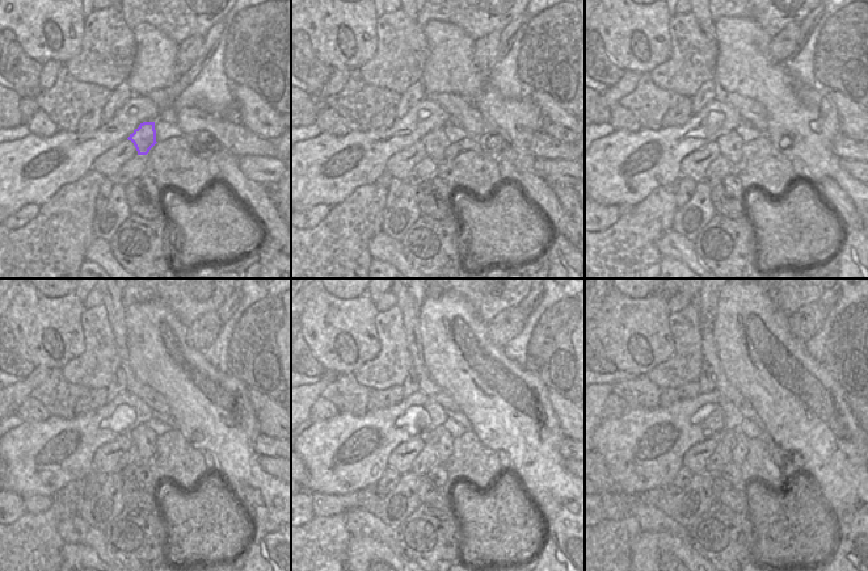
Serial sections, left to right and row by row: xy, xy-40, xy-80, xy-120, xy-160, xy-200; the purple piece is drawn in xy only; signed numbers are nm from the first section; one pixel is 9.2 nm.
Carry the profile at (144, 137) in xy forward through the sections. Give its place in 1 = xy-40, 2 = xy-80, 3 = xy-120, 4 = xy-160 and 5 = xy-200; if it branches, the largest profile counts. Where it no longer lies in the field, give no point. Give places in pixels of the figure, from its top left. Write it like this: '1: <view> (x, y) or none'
1: xy-40 (435, 142)
2: xy-80 (730, 145)
3: xy-120 (143, 437)
4: xy-160 (439, 439)
5: xy-200 (738, 453)

